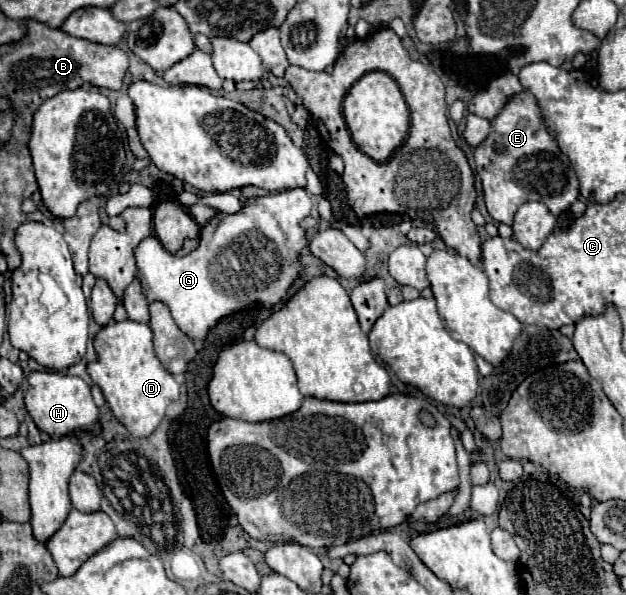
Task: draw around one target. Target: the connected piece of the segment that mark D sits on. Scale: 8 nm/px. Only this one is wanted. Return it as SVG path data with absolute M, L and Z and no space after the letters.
M133 320L109 322L95 336L93 346L97 360L87 364L87 374L103 390L111 412L119 418L119 422L123 422L123 426L127 426L127 430L131 430L131 434L151 434L163 420L167 406L179 400L181 388L155 354L153 330L147 324Z

